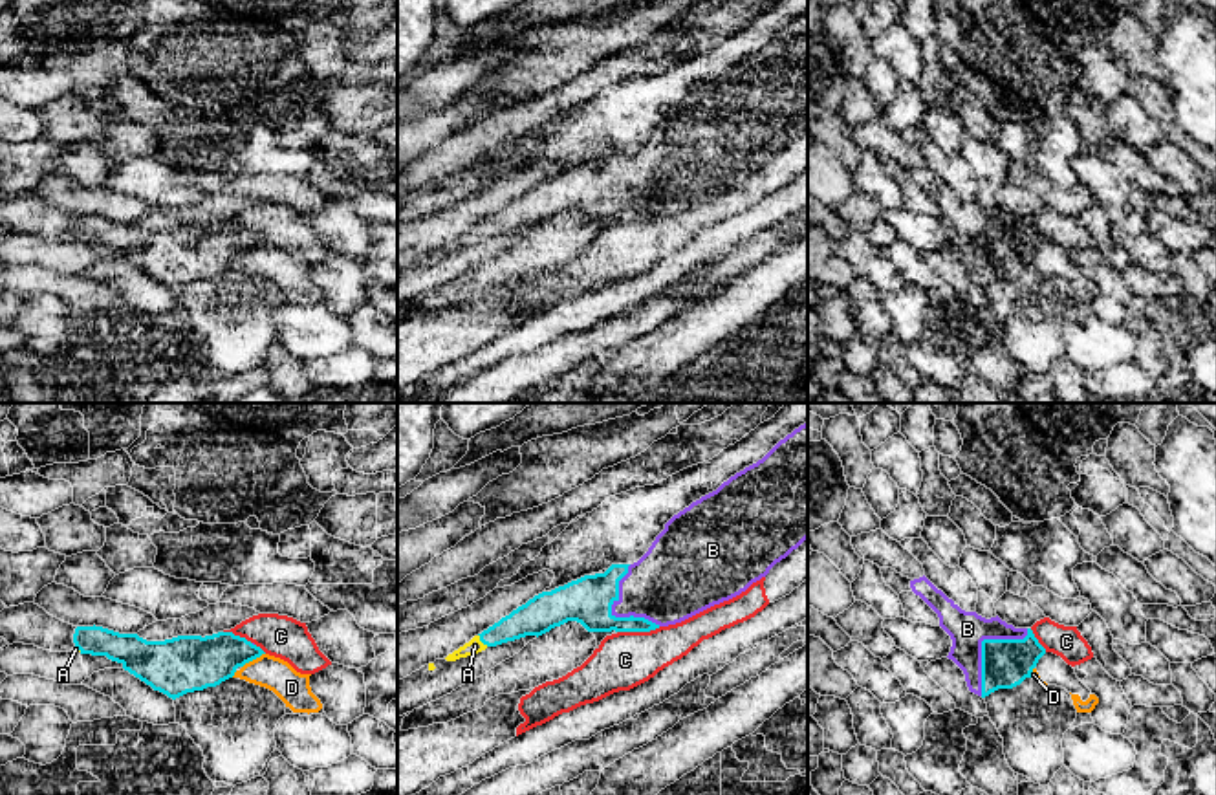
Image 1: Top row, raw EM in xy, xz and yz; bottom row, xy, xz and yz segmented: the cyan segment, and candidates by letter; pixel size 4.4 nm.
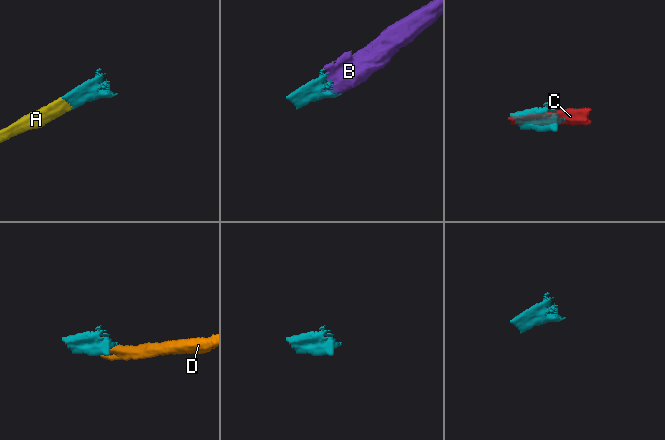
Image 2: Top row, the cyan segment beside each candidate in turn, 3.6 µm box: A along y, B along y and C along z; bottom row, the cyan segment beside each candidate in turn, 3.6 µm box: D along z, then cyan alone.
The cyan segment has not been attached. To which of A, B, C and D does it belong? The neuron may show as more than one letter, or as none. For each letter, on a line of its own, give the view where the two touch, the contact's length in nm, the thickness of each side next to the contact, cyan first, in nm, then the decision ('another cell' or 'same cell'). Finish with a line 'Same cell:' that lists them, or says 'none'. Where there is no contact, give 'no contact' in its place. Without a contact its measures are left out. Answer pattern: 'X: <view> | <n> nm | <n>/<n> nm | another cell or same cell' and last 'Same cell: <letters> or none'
A: xz | 70 nm | 150/70 nm | same cell
B: yz | 360 nm | 220/160 nm | same cell
C: xz | 190 nm | 200/260 nm | another cell
D: xy | 120 nm | 220/150 nm | another cell
Same cell: A, B

